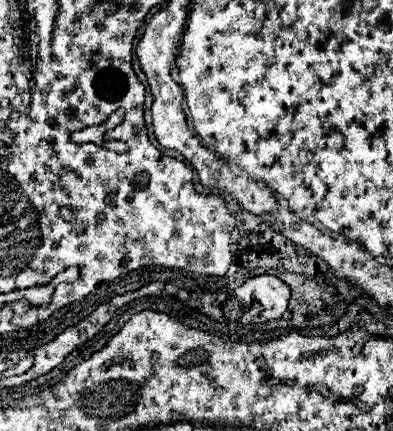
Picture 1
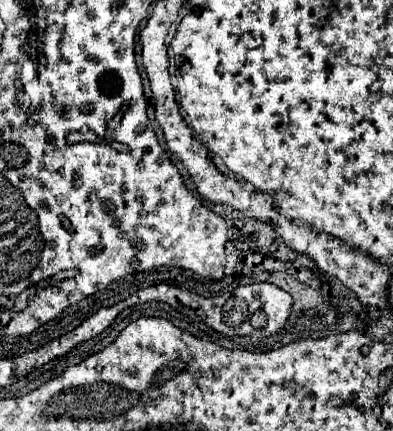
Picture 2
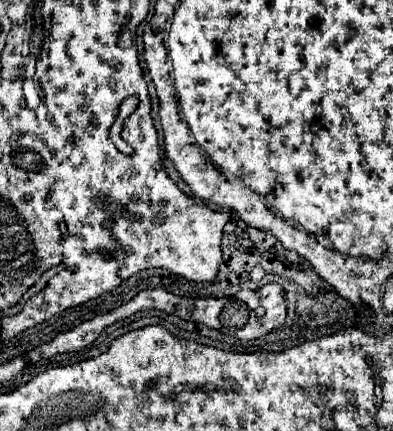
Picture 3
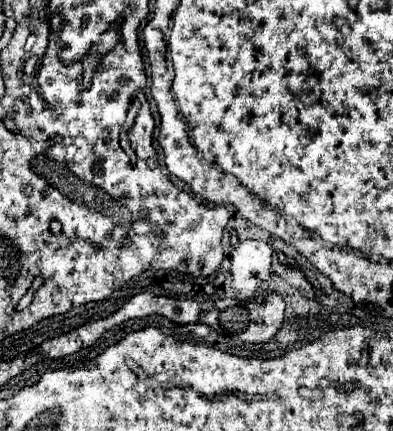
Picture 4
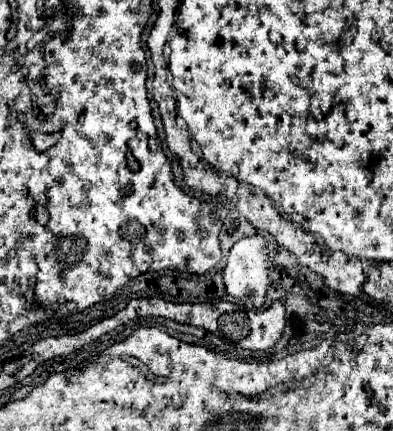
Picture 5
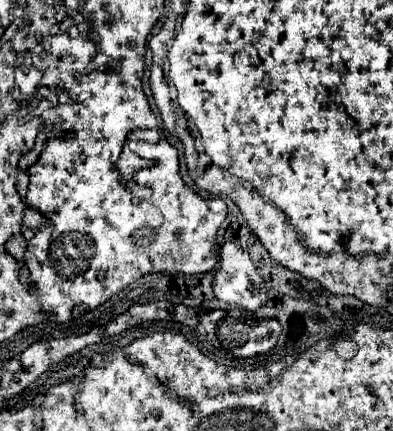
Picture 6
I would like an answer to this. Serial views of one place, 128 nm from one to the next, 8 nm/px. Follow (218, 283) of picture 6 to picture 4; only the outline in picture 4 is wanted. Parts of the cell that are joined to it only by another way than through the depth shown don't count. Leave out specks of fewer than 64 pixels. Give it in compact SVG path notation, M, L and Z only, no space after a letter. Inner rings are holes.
M246 240L234 250L230 270L232 288L238 290L238 298L256 298L262 294L260 290L270 280L270 260L272 246L262 240Z

